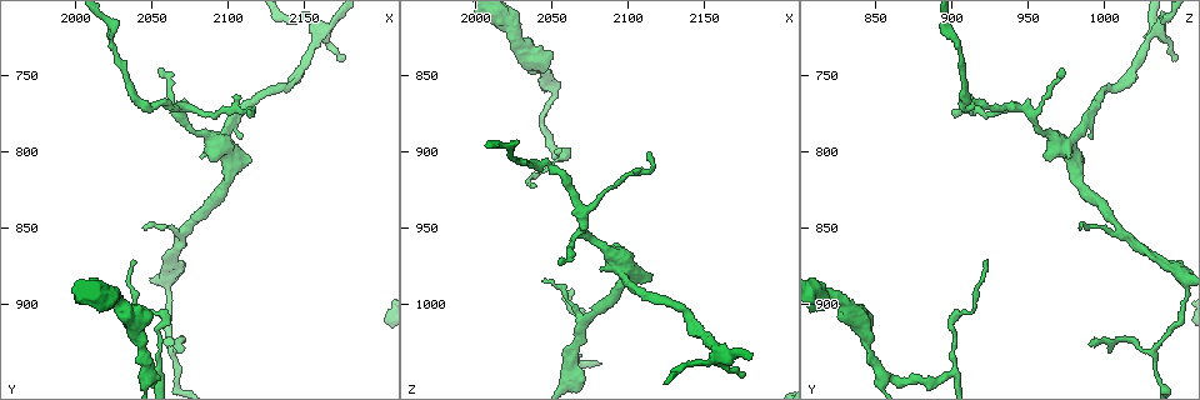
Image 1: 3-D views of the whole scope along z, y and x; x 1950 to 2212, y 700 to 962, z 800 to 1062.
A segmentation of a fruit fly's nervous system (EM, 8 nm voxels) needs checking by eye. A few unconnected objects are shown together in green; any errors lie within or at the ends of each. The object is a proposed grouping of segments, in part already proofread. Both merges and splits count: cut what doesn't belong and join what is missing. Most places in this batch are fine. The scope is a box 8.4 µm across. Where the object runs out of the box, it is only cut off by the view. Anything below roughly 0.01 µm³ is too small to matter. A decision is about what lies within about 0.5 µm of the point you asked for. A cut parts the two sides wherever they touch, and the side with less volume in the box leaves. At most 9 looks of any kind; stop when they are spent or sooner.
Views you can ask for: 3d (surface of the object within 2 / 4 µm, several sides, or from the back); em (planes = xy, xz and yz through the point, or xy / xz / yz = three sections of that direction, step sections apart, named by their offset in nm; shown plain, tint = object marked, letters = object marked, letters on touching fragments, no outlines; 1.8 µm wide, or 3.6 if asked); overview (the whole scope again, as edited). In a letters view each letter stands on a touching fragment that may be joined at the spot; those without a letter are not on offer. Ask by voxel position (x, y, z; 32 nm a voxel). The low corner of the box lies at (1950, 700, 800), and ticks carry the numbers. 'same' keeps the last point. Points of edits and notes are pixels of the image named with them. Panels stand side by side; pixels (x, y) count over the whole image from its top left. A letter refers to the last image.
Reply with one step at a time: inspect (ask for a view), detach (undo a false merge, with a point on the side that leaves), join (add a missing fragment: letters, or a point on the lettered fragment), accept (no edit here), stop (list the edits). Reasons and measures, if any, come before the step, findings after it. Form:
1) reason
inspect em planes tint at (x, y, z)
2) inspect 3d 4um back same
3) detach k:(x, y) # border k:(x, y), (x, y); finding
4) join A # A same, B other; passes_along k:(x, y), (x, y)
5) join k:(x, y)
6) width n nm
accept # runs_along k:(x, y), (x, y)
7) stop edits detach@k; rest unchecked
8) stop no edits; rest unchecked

branch stops here
inspect 3d 2um back at (2112, 774, 902)

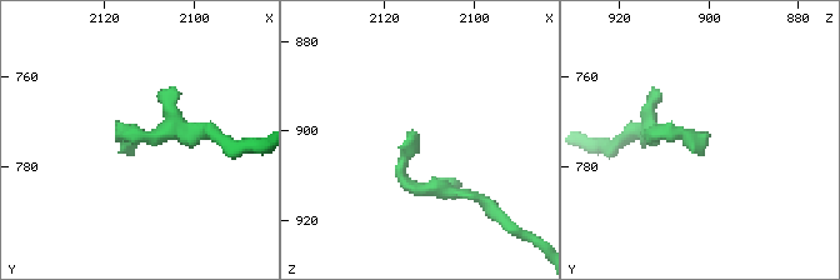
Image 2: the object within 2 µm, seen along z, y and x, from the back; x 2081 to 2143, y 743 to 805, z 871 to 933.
shape alone is not enough
inspect em planes tint at (2113, 774, 899)

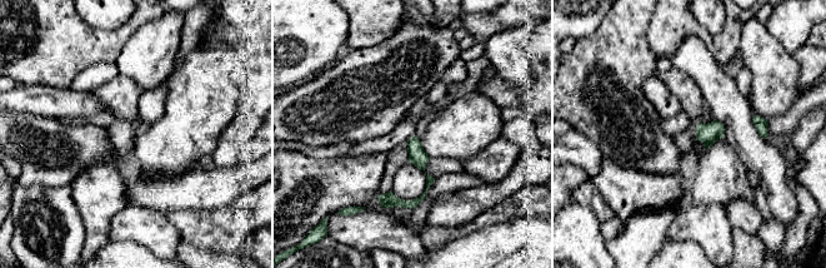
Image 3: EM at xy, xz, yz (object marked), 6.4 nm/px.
what lies round it
inspect em planes letters same

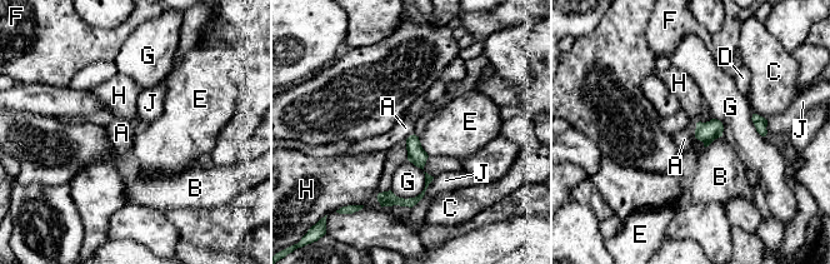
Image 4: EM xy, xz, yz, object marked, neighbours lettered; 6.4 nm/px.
accept # A other, B other, C other, D other, E other, F other, G other, H other, J other; runs_along 4:(413, 138), (426, 187), (413, 202), (385, 202); no lettered fragment goes on from it

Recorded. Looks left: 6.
a fork
inspect 3d 2um at (2070, 772, 942)

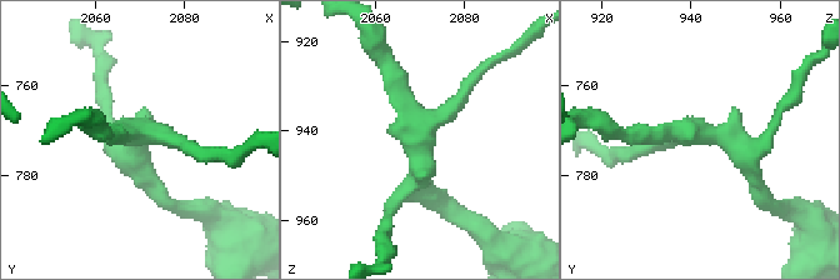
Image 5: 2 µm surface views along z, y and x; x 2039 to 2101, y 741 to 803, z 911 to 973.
arms 3; need the tissue
inspect em 3.6um planes letters at (2069, 771, 941)

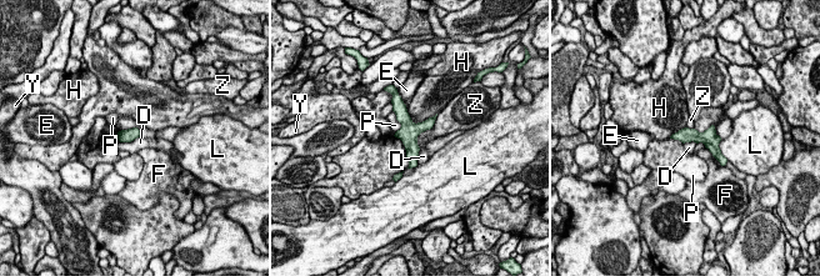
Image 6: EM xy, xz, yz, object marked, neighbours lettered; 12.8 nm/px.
accept # D other, E other, F other, H other, L other, P other, Y other, Z other; border 6:(430, 128), (418, 136), (416, 164); all the same neuron

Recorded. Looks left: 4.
long arm stops here
inspect em xz step 16 letters at (2036, 872, 920)

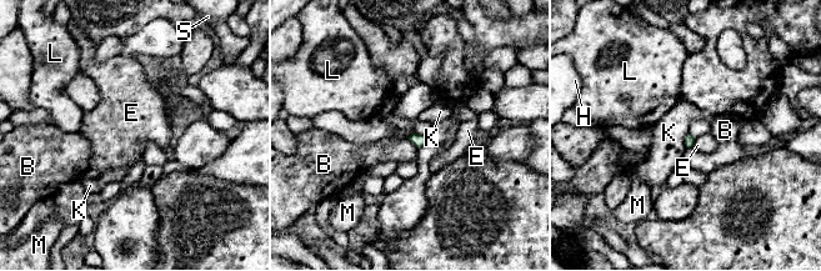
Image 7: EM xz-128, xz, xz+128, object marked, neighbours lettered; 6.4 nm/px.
accept # B other, E other, H other, K other, L other, M other, S other; border 7:(687, 133), (685, 137), (686, 147); no lettered fragment goes on from it

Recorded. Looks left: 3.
calibre changes
inspect em xz step 8 tint at (2028, 898, 830)

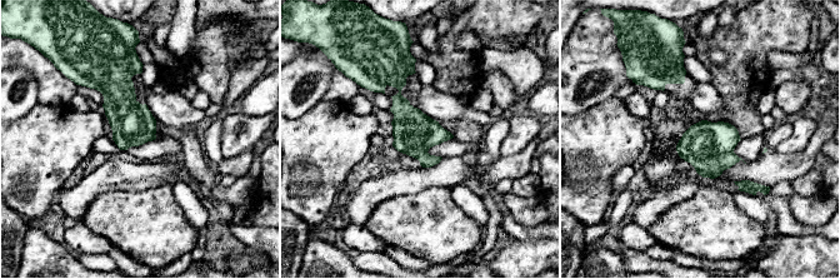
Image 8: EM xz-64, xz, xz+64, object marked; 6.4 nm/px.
inspect em planes letters same

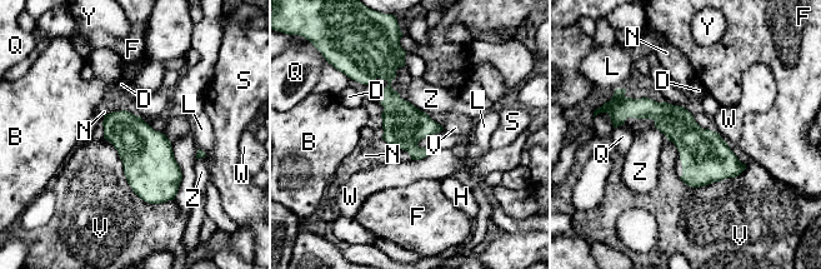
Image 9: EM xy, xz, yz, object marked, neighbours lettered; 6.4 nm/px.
accept # B other, D other, F other, H other, L other, N other, Q other, S other, V other, W other, Y other, Z other; border 9:(105, 113), (129, 110), (140, 116); all the same neuron

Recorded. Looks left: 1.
stop no edits; rest unchecked

